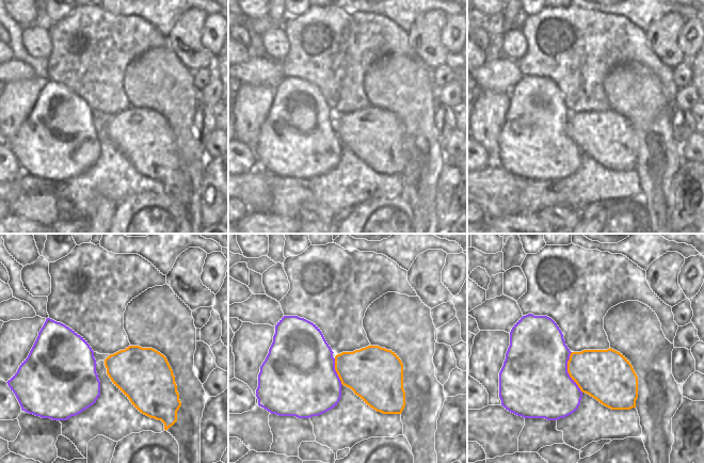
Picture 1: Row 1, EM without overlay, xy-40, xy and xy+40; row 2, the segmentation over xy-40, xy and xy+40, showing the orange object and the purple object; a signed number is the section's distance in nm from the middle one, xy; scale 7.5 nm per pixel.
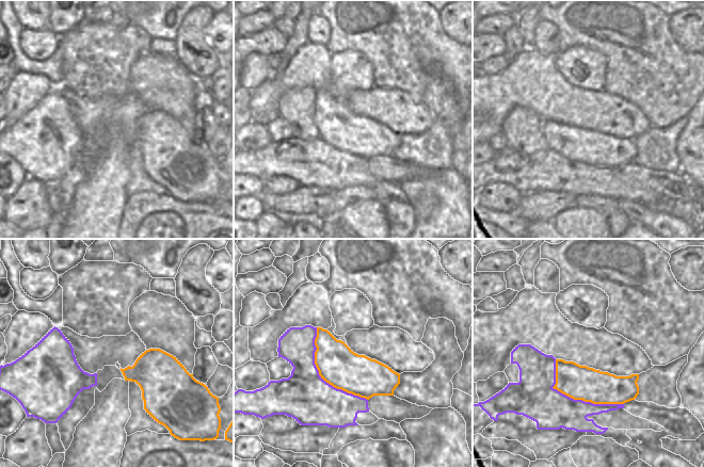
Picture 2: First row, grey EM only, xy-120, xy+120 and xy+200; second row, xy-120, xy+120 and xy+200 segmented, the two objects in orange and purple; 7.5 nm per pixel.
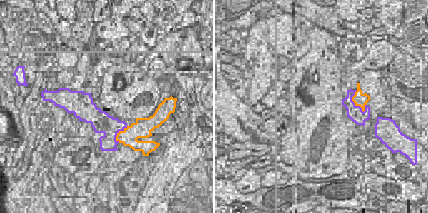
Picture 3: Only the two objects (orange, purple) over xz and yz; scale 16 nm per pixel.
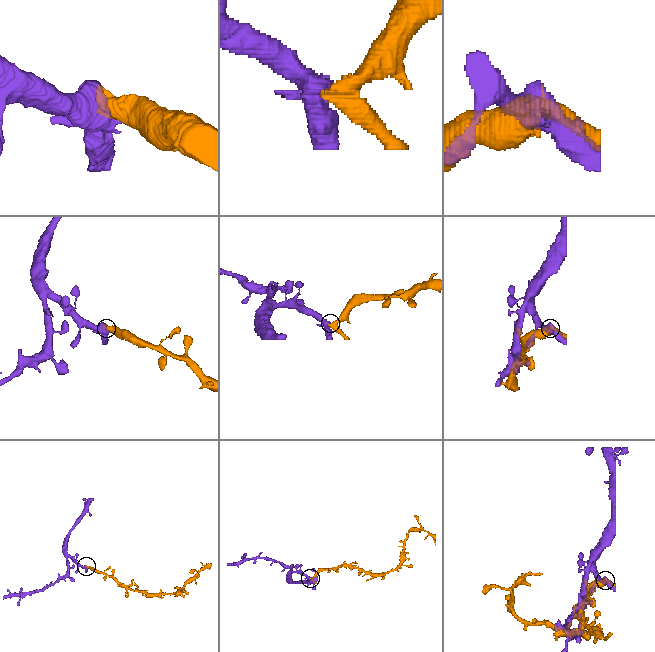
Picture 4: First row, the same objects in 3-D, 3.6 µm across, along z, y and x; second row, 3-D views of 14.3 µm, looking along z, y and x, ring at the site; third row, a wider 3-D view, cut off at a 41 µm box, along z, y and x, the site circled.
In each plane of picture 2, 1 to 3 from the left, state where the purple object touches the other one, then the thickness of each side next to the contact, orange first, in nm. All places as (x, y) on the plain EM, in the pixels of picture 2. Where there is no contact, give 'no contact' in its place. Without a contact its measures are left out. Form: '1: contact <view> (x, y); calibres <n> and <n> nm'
1: no contact
2: contact xy+120 (320, 137); calibres 300 and 380 nm
3: contact xy+200 (575, 160); calibres 260 and 300 nm

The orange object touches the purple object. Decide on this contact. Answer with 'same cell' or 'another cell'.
same cell

